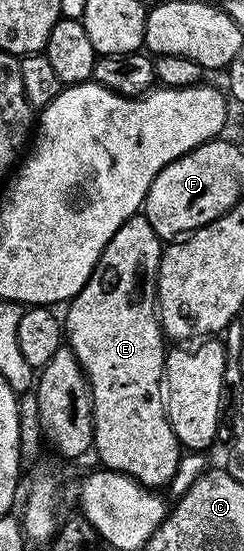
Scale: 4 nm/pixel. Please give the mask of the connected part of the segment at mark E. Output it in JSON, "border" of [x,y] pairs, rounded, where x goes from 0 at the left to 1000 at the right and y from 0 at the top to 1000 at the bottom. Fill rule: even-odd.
{"border":[[[594,390],[529,394],[443,434],[361,514],[266,555],[262,612],[311,644],[352,691],[369,697],[369,737],[385,742],[385,811],[439,853],[500,858],[627,891],[693,882],[725,840],[754,824],[680,759],[672,672],[684,621],[639,559],[648,486],[664,475],[668,432],[623,419]]]}

